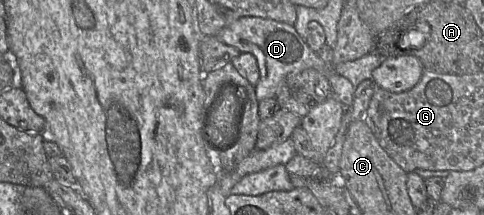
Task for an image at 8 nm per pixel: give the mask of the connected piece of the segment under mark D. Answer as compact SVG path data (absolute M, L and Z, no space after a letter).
M245 16L224 27L216 37L223 43L237 48L241 53L251 53L256 58L260 77L255 85L255 92L259 102L276 98L277 91L288 74L307 68L316 69L328 79L332 95L346 108L350 107L353 102L355 86L345 77L339 75L331 63L324 62L318 52L310 49L293 25L271 19Z

